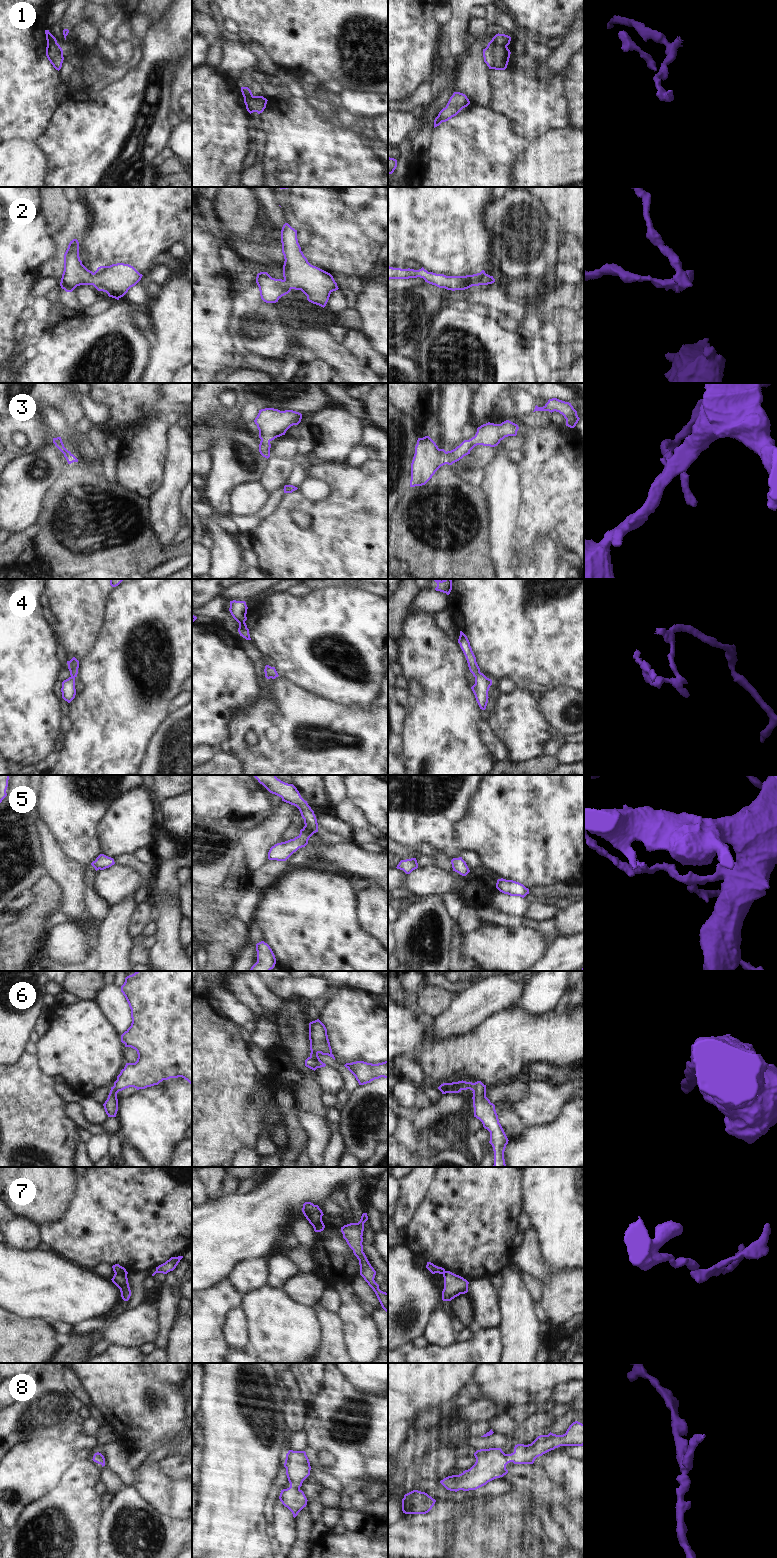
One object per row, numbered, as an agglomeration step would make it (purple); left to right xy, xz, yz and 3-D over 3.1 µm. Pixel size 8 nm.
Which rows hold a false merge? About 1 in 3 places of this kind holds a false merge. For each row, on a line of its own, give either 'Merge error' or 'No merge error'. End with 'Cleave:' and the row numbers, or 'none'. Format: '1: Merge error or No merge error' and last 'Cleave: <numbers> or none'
1: Merge error
2: No merge error
3: No merge error
4: No merge error
5: No merge error
6: No merge error
7: Merge error
8: No merge error
Cleave: 1, 7.

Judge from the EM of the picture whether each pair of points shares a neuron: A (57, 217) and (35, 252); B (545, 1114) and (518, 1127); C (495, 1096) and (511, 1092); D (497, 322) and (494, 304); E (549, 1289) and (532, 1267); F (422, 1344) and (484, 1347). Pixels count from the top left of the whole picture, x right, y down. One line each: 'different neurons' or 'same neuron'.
A: different neurons
B: different neurons
C: same neuron
D: different neurons
E: same neuron
F: same neuron

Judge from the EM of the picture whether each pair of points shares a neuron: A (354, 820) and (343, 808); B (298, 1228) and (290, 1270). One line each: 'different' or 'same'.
A: same
B: different

